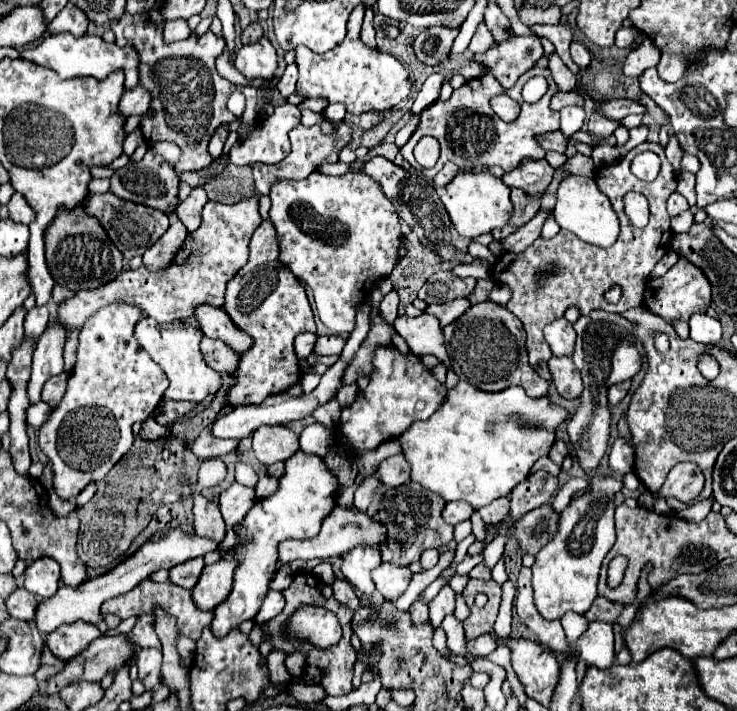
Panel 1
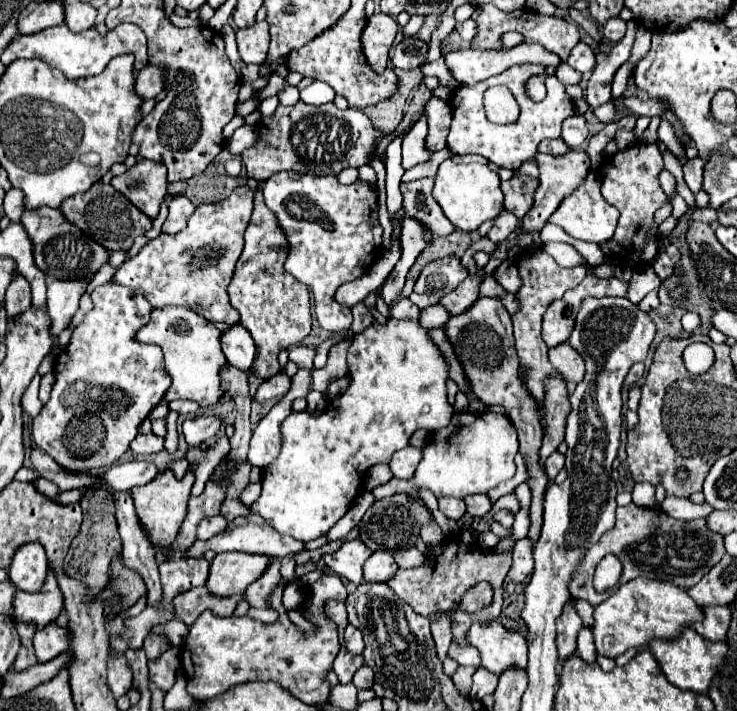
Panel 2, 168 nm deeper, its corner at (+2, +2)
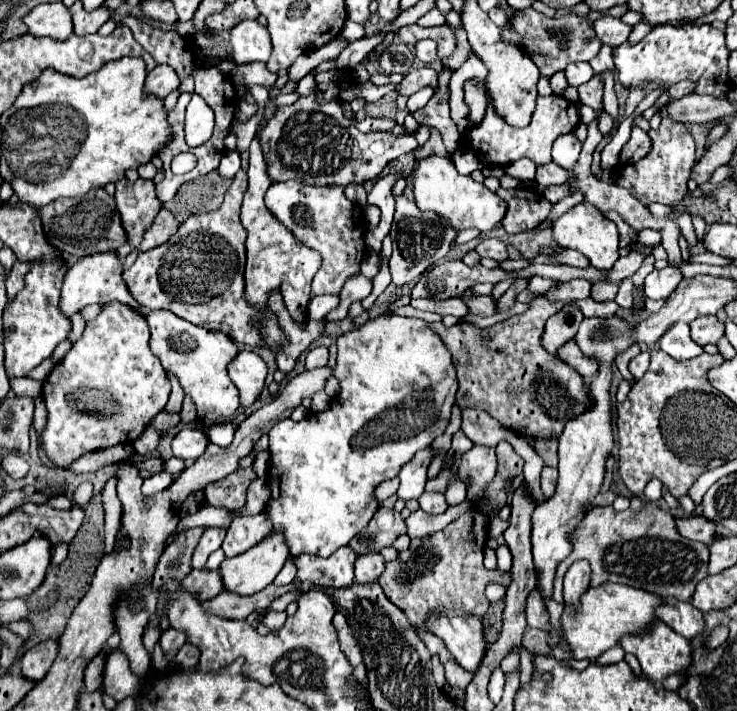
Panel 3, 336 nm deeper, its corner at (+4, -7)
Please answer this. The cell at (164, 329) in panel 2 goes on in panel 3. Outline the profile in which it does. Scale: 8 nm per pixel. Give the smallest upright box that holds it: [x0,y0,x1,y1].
[146,311,240,421]

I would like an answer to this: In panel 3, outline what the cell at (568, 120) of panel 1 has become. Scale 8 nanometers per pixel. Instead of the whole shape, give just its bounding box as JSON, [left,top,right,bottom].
[552,133,582,171]

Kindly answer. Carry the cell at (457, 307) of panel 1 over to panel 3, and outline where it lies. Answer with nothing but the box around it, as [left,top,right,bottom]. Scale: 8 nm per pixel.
[460,289,496,317]

